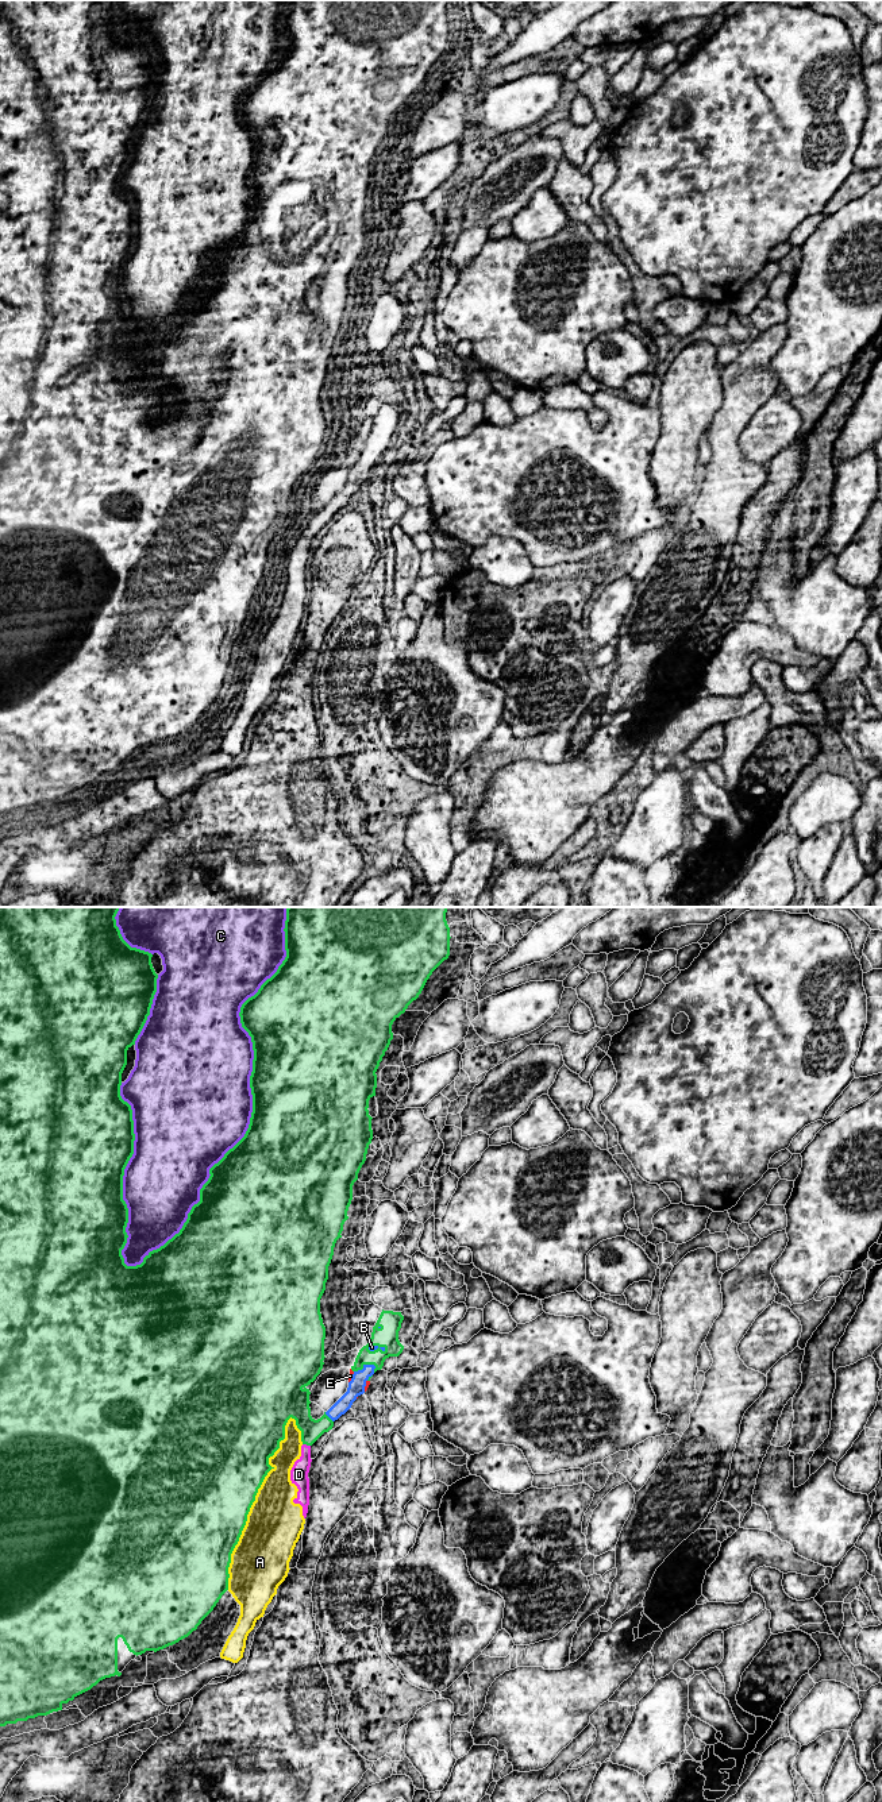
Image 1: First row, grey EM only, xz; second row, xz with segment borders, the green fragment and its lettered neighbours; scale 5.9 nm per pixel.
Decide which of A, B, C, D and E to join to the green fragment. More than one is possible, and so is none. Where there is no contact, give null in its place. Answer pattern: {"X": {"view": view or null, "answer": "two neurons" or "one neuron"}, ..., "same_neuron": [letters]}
{"A": {"view": "xz", "answer": "two neurons"}, "B": {"view": "xz", "answer": "two neurons"}, "C": {"view": "xz", "answer": "two neurons"}, "D": {"view": "xz", "answer": "two neurons"}, "E": {"view": null, "answer": "two neurons"}, "same_neuron": []}

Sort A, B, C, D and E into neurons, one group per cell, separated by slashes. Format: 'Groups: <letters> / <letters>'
Groups: A D / B E / C

